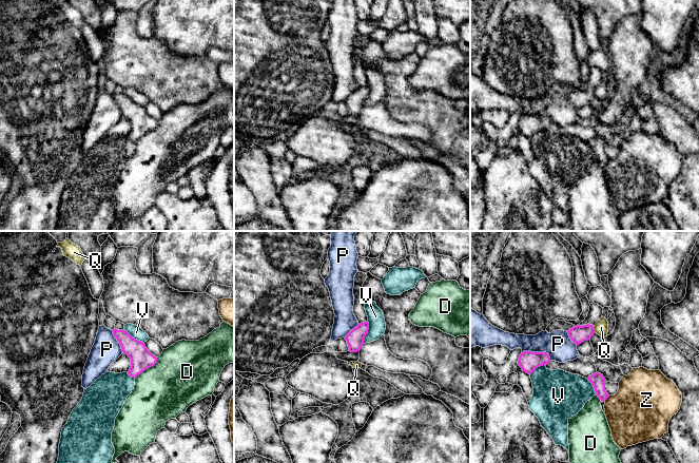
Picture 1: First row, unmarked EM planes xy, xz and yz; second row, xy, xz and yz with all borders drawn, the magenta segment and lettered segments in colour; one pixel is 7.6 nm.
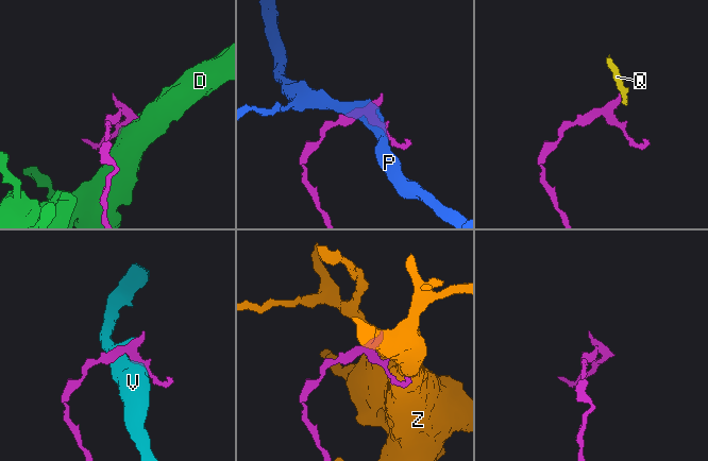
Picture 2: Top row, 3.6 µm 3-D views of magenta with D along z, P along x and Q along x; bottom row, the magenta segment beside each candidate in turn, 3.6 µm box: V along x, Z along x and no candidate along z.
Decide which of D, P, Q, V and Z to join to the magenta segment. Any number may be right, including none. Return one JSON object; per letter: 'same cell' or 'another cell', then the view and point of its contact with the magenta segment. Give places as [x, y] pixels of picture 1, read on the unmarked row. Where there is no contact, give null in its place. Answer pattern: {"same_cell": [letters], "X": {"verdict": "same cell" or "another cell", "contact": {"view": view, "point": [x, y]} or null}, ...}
{"same_cell": [], "D": {"verdict": "another cell", "contact": {"view": "xy", "point": [148, 131]}}, "P": {"verdict": "another cell", "contact": {"view": "yz", "point": [538, 116]}}, "Q": {"verdict": "another cell", "contact": {"view": "yz", "point": [594, 93]}}, "V": {"verdict": "another cell", "contact": {"view": "xz", "point": [367, 96]}}, "Z": {"verdict": "another cell", "contact": {"view": "yz", "point": [606, 161]}}}

